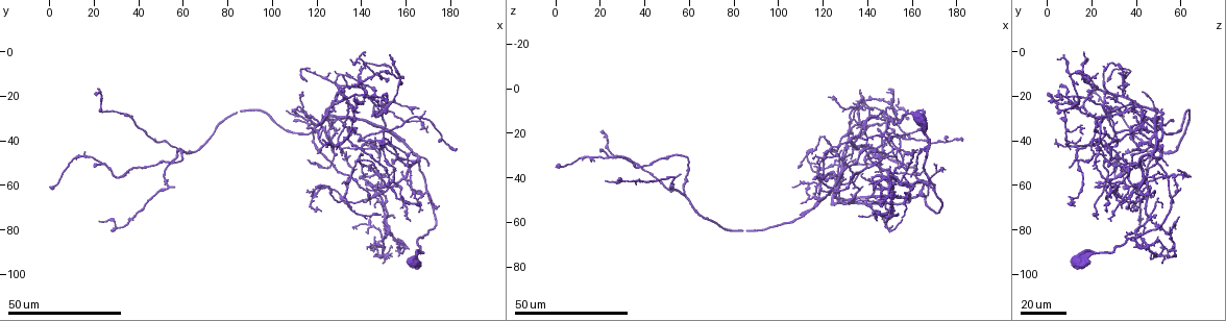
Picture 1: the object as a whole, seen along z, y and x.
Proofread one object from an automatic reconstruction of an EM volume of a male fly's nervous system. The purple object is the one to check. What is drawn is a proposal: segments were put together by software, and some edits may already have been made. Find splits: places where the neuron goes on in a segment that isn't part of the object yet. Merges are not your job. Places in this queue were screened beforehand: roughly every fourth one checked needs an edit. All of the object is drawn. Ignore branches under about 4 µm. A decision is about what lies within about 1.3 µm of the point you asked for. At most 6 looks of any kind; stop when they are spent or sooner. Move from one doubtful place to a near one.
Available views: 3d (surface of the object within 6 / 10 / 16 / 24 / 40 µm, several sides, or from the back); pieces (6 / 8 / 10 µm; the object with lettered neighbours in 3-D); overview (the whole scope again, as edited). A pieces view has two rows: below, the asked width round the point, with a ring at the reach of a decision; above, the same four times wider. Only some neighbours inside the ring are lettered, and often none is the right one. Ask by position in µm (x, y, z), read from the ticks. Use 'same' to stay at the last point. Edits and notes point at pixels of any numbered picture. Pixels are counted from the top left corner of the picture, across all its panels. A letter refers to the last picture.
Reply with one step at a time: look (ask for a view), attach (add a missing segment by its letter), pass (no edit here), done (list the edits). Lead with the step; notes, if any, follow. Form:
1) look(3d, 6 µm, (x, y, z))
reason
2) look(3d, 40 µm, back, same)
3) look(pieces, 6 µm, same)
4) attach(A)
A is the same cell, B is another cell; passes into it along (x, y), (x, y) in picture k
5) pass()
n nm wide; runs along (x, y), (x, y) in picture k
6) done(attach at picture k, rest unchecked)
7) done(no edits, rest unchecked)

look(3d, 40 µm, (110, 31, 57))
branch stops here

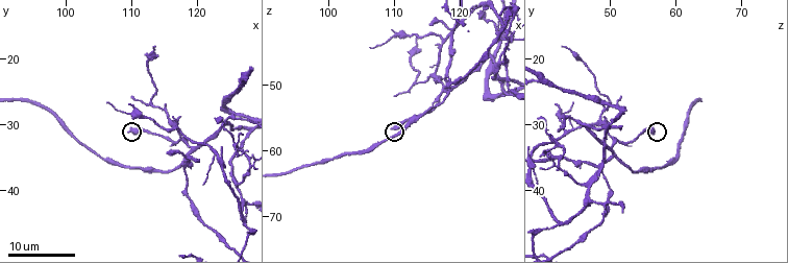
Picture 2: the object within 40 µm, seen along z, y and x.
look(pieces, 8 µm, (109.5, 31.0, 56.5))

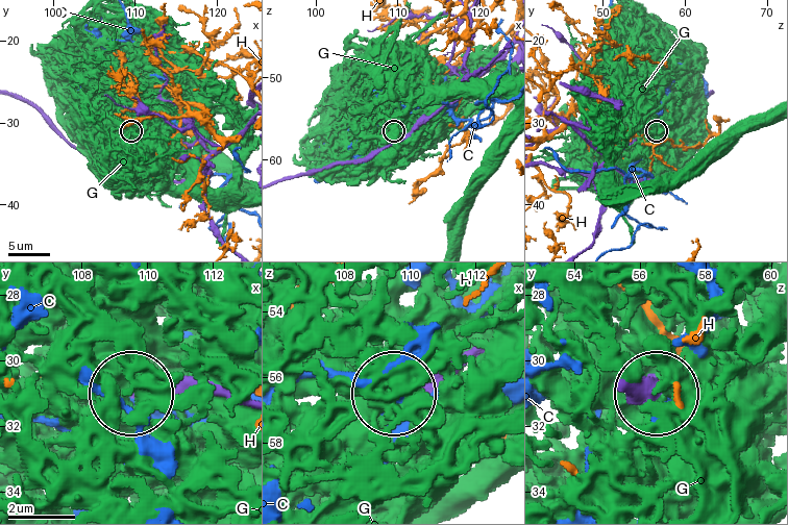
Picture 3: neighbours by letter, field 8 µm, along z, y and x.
pass()
400 nm wide; C, G and H are other cells; none of them fits

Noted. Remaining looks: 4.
look(3d, 24 µm, (149, 45, 42))
an open end

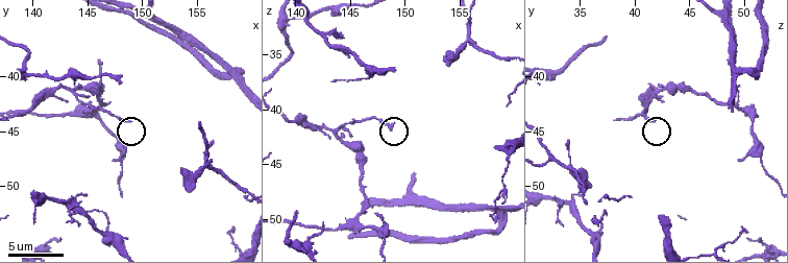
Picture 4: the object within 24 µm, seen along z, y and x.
look(3d, 10 µm, (148.8, 44.0, 41.8))
closer look

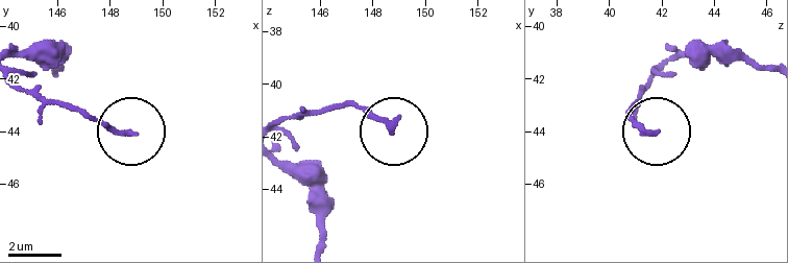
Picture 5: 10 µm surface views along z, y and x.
look(pieces, 8 µm, (148.6, 44.0, 41.7))

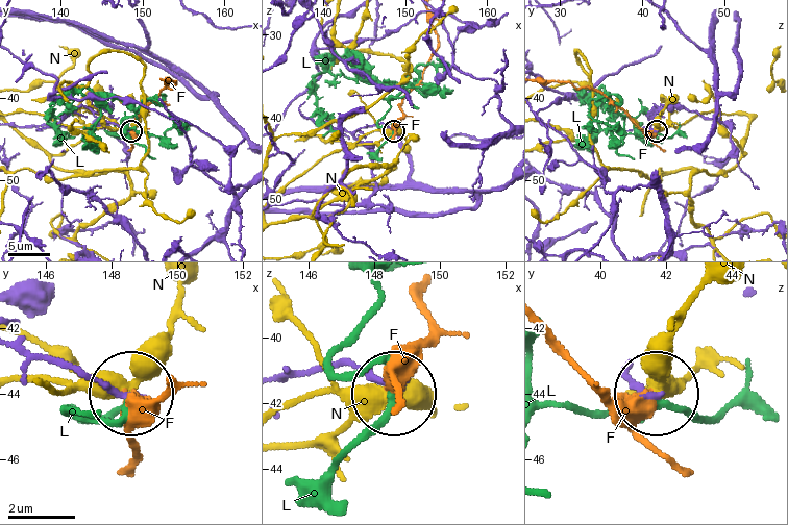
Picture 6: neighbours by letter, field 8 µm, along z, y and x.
pass()
F, L and N are other cells; no lettered segment goes on from it

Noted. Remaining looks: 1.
done(no edits, rest unchecked)

